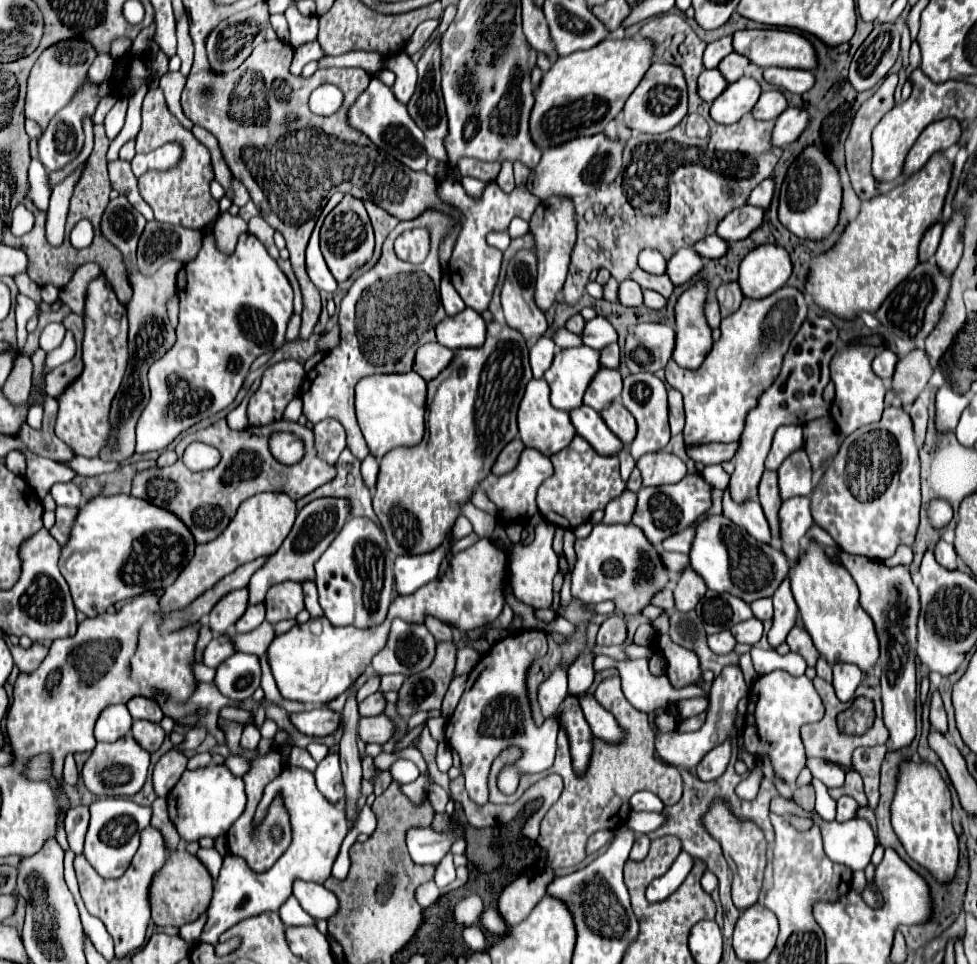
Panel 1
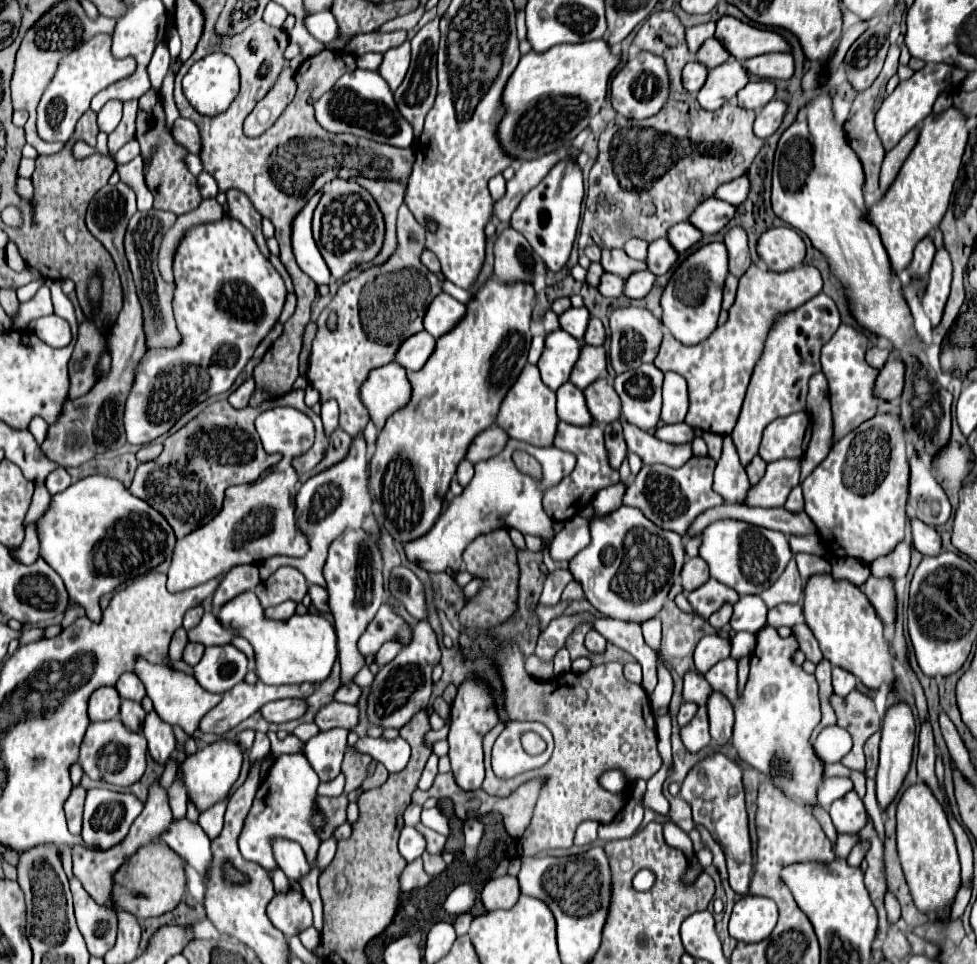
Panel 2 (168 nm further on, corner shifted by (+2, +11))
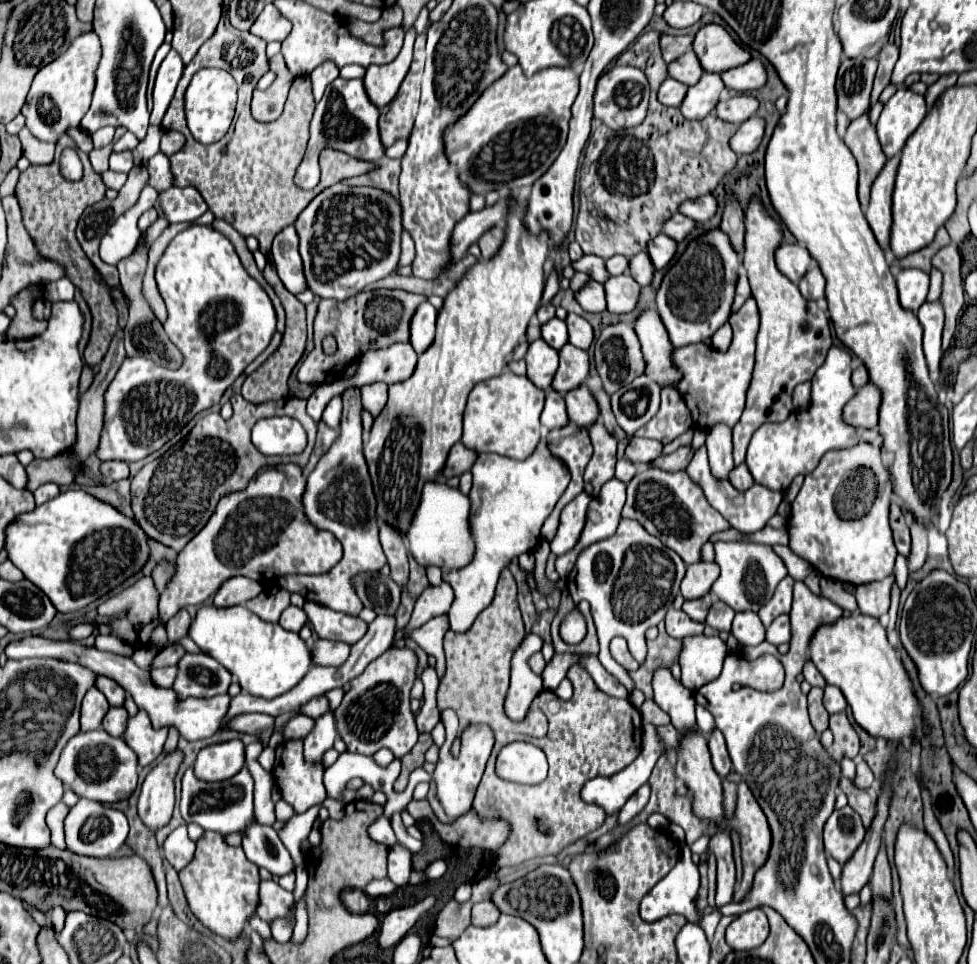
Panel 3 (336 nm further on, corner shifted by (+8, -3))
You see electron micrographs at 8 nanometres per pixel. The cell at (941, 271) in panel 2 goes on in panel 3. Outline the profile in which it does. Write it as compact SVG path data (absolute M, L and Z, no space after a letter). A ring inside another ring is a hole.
M926 302L920 310L918 310L918 320L924 328L924 356L928 362L928 368L934 372L940 366L940 358L942 358L942 348L940 348L940 340L942 340L942 326L944 326L944 312L940 302Z

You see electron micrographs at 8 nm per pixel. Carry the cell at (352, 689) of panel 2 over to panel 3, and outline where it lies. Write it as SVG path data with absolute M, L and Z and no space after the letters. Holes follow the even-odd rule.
M320 696L316 700L308 700L308 704L304 704L304 708L300 708L300 714L310 716L310 718L318 718L318 716L322 716L328 710L330 710L328 708L328 700L324 696Z

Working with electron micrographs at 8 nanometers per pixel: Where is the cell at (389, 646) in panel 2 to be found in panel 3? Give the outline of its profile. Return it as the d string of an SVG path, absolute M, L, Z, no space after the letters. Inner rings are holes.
M442 582L440 586L428 586L416 600L414 604L414 612L410 618L410 624L404 630L412 630L412 628L420 628L422 624L426 624L430 618L442 616L450 610L450 604L454 600L454 590L448 582Z

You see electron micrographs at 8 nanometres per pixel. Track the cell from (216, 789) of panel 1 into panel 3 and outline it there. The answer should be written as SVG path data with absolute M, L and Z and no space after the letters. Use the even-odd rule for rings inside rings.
M228 740L212 744L200 750L194 772L206 782L220 782L240 772L244 766L244 744L242 740Z

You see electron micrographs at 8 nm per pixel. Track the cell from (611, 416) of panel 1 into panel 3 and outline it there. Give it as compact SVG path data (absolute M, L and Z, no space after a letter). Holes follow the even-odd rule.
M580 384L580 388L574 388L572 392L566 392L564 400L566 400L568 418L574 424L578 424L582 428L588 428L590 424L596 422L596 418L598 418L598 404L592 398L592 394L590 394L586 384Z

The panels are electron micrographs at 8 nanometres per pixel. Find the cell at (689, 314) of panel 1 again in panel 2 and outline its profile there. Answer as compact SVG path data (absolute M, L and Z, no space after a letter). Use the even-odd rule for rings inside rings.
M720 242L702 246L674 270L662 294L662 308L664 308L662 324L684 346L694 346L698 342L704 342L716 330L726 274L728 274L728 252L726 246Z

